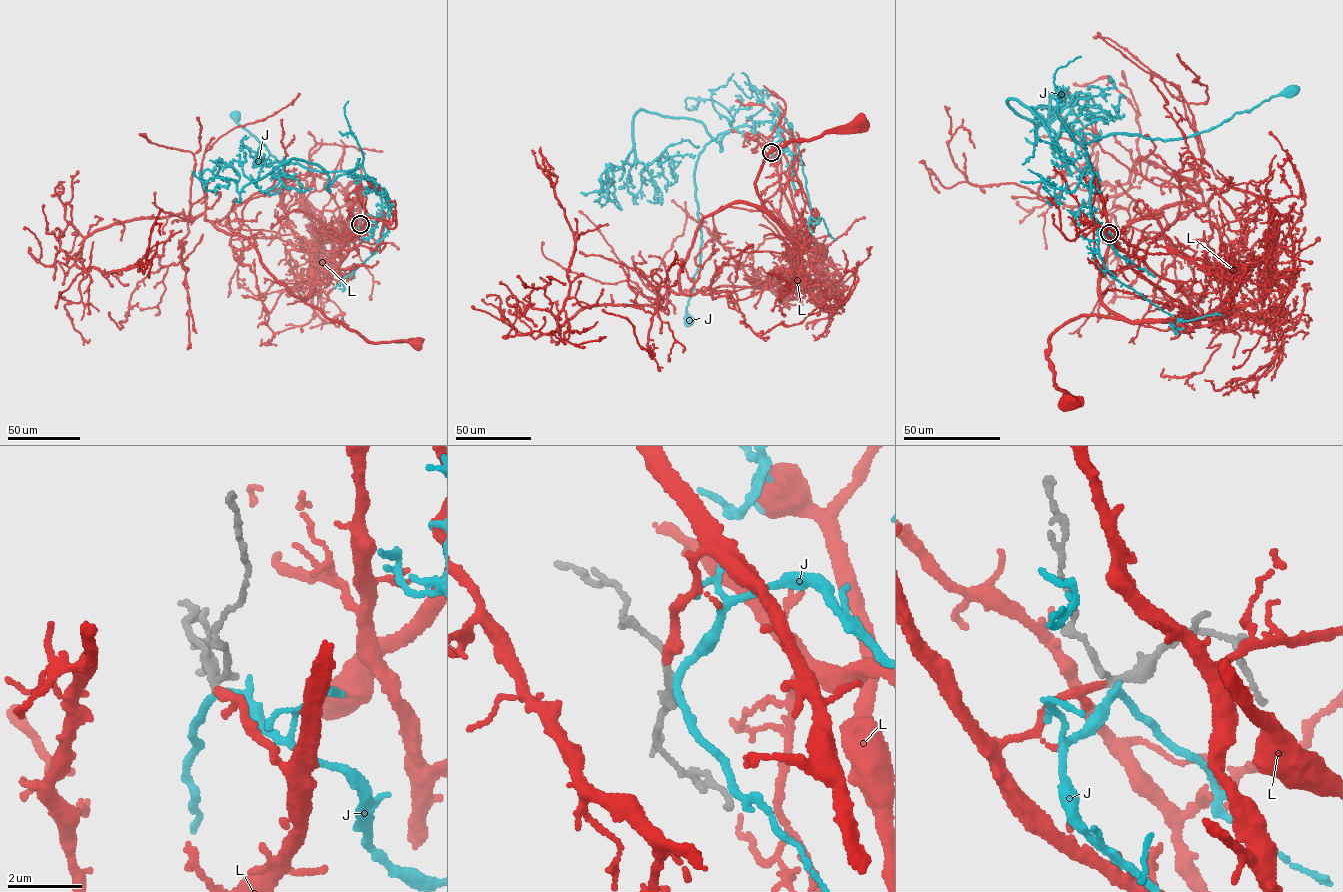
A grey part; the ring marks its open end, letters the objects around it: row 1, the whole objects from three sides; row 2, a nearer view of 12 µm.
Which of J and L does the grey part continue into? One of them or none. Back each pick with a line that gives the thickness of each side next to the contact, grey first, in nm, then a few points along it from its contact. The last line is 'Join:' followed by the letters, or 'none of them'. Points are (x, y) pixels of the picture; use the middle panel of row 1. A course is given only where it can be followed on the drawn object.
L: Thickness 200 nm (grey) against 240 nm. Its course: (771, 152), (802, 241), (797, 246), (757, 192), (763, 159), (791, 141), (840, 131), (861, 119)
Join: L

